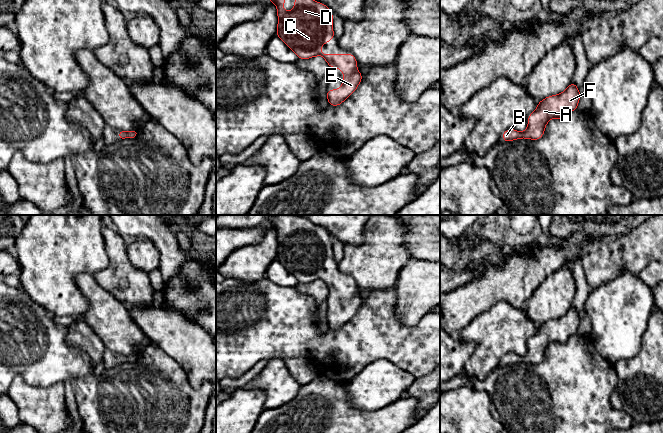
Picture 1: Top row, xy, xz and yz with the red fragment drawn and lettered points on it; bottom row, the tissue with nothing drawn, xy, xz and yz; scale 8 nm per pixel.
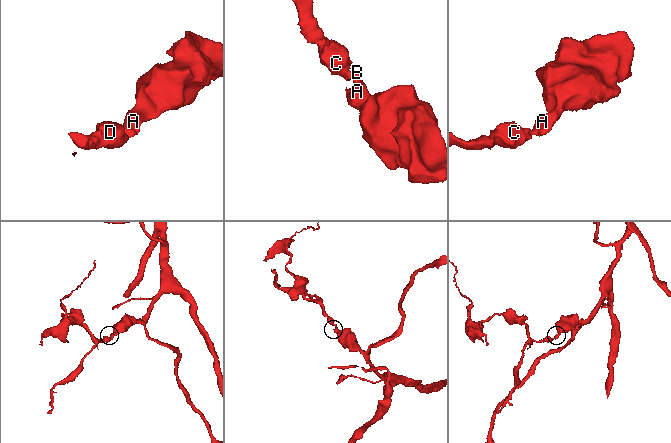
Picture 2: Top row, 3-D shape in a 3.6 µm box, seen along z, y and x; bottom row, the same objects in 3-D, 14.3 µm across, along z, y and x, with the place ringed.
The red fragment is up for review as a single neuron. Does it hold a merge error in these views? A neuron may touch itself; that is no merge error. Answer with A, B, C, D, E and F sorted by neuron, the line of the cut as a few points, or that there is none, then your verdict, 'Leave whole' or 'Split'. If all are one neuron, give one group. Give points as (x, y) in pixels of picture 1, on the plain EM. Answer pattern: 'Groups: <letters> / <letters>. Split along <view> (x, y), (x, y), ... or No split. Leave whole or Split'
Groups: A B C D E F. No split. Leave whole

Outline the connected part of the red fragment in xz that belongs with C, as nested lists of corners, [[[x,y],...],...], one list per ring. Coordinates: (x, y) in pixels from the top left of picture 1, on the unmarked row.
[[[275,215],[267,224],[277,230],[278,250],[276,259],[300,283],[322,280],[329,291],[339,292],[345,302],[342,311],[327,315],[327,324],[332,330],[339,330],[358,311],[362,298],[357,294],[353,278],[323,278],[321,270],[335,262],[333,238],[329,232],[301,217],[296,218],[294,233],[283,234],[287,215]]]

